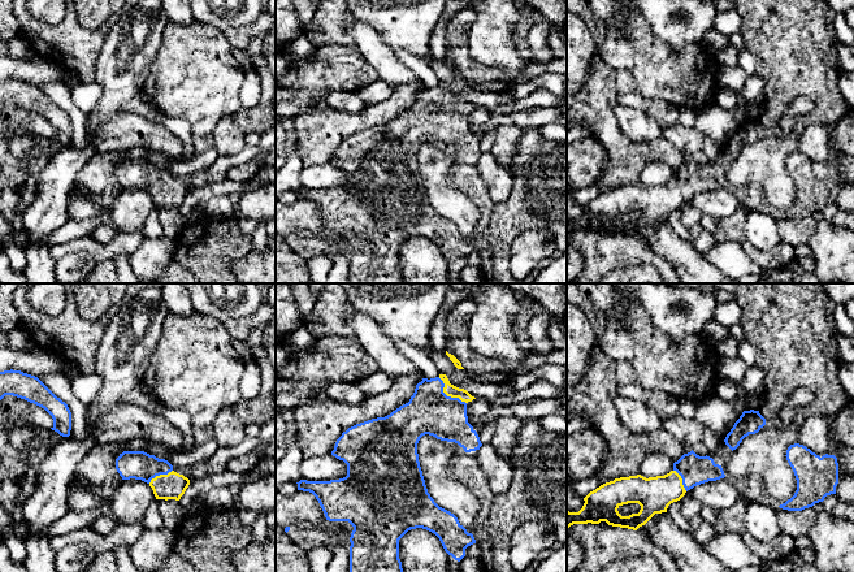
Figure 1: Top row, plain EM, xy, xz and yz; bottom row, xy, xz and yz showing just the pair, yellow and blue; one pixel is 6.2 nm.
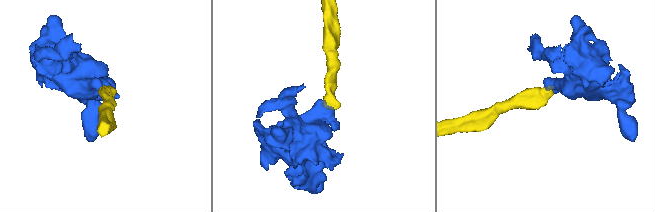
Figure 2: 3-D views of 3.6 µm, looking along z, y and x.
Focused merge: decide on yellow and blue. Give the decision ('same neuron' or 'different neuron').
same neuron

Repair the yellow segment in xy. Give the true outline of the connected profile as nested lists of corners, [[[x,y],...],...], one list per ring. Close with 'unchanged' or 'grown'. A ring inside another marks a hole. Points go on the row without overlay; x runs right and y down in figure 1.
[[[123,160],[116,168],[116,178],[122,188],[147,191],[156,208],[179,209],[190,194],[190,188],[173,179],[173,174],[144,160]]] | grown

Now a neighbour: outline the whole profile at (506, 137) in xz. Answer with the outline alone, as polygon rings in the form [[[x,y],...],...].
[[[499,125],[495,127],[494,143],[490,153],[495,157],[498,164],[507,169],[511,168],[512,156],[521,134],[523,130],[515,125]]]

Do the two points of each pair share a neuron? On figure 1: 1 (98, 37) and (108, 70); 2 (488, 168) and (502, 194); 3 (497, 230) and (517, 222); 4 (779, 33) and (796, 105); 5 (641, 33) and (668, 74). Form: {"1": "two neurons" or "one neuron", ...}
{"1": "two neurons", "2": "one neuron", "3": "one neuron", "4": "two neurons", "5": "one neuron"}

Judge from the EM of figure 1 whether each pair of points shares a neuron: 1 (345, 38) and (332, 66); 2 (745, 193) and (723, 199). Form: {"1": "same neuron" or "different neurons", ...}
{"1": "different neurons", "2": "different neurons"}

